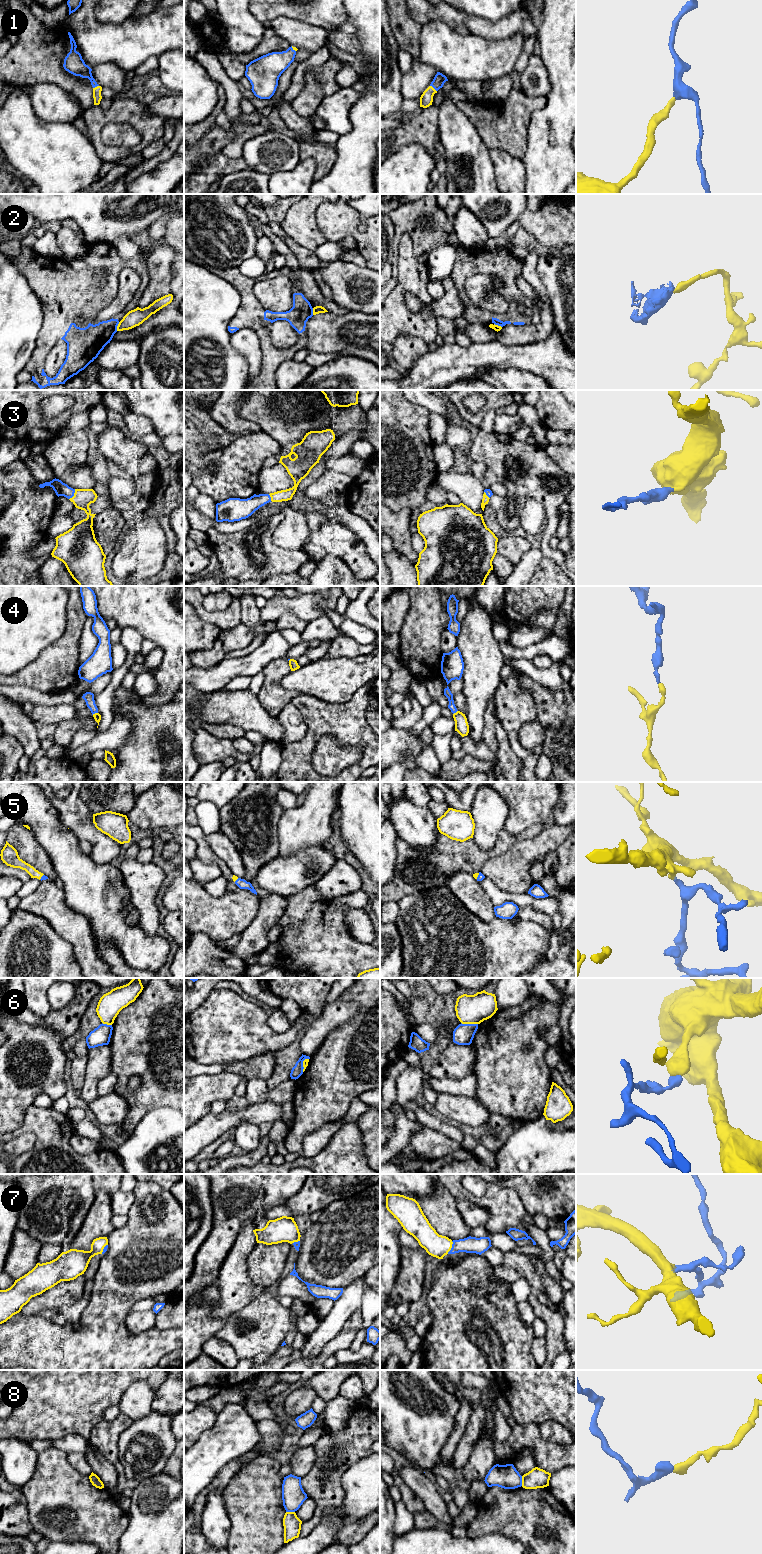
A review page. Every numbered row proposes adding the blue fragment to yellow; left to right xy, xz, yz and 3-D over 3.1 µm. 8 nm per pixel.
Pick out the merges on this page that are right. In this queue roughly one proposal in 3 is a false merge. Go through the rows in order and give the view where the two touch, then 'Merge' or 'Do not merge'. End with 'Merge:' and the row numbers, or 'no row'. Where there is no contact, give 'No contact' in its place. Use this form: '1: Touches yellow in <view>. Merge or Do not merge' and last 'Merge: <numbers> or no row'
1: Touches yellow in yz. Merge
2: Touches yellow in xy. Do not merge
3: Touches yellow in xy. Merge
4: Touches yellow in xy. Merge
5: Touches yellow in yz. Merge
6: Touches yellow in yz. Do not merge
7: Touches yellow in yz. Merge
8: Touches yellow in yz. Do not merge
Merge: 1, 3, 4, 5, 7

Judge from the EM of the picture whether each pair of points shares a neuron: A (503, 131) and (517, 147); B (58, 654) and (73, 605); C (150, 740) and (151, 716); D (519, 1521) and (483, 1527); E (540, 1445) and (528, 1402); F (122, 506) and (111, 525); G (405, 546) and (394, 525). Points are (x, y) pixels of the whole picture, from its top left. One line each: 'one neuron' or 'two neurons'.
A: one neuron
B: one neuron
C: one neuron
D: one neuron
E: two neurons
F: two neurons
G: one neuron

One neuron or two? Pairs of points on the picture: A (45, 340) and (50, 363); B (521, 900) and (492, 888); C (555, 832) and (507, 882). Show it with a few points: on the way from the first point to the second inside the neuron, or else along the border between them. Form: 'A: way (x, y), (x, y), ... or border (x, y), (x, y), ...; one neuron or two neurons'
A: border (60, 338), (49, 351), (42, 368); two neurons
B: way (514, 898), (501, 897), (499, 895); one neuron
C: way (542, 844), (516, 869); one neuron

